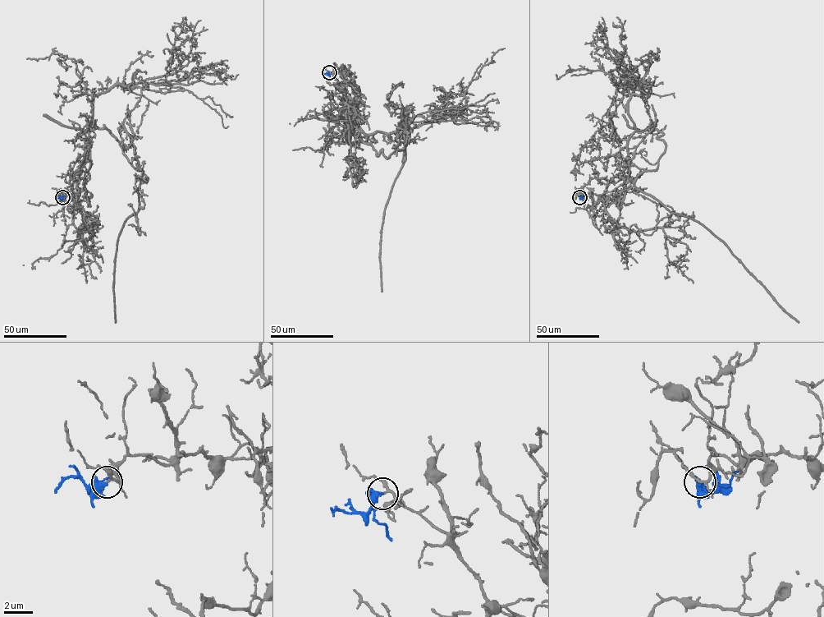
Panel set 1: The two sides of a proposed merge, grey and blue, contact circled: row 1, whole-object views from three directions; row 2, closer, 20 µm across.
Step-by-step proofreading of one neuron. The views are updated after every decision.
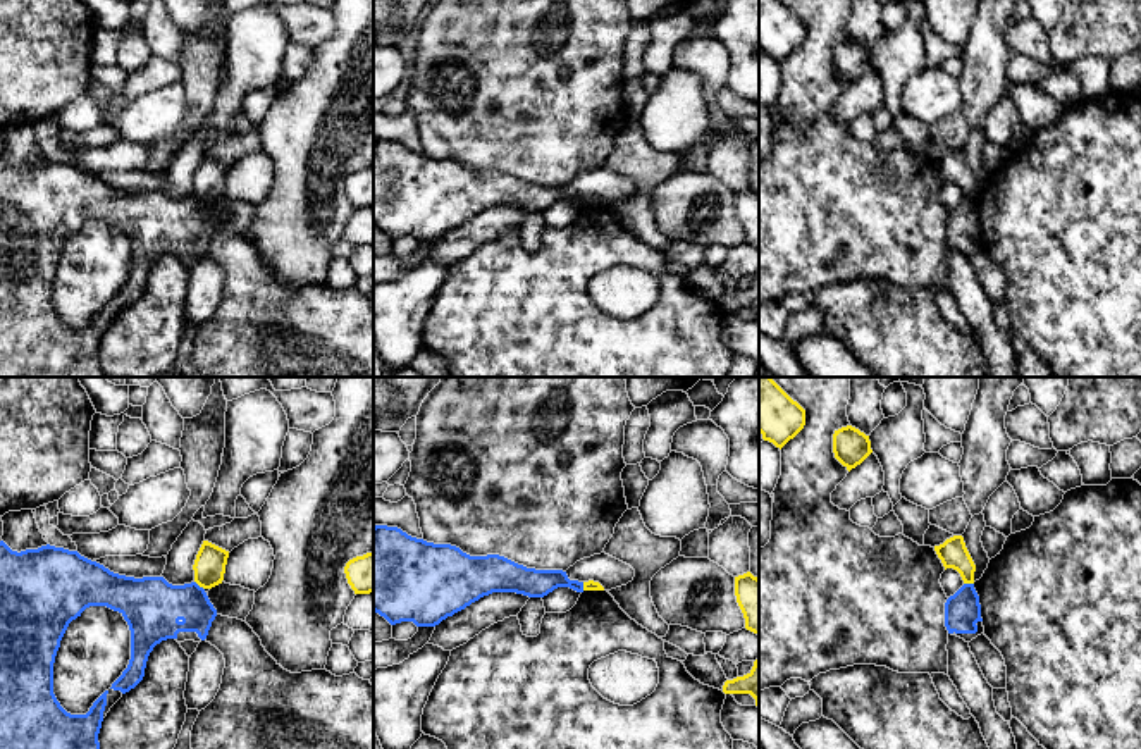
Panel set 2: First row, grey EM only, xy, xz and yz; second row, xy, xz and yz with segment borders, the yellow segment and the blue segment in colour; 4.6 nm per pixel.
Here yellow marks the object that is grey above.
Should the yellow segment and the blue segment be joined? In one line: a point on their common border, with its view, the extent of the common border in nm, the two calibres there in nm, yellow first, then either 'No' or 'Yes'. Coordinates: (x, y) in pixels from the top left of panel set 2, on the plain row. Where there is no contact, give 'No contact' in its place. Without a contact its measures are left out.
Touches yellow at xy (200, 200). Shared border 60 nm. Thickness 150 nm (yellow) against 280 nm. No

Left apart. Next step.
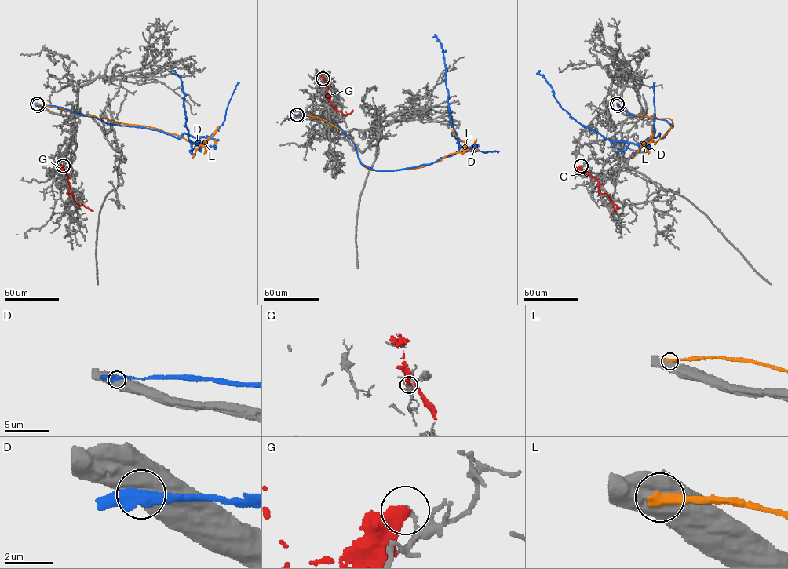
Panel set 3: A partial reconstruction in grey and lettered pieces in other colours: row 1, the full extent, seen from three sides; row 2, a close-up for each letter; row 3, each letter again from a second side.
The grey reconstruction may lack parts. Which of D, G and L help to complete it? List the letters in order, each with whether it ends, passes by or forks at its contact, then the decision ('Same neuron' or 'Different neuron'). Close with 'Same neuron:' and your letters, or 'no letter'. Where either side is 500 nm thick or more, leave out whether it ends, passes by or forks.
D: Different neuron
G: Different neuron
L: Different neuron
Same neuron: no letter

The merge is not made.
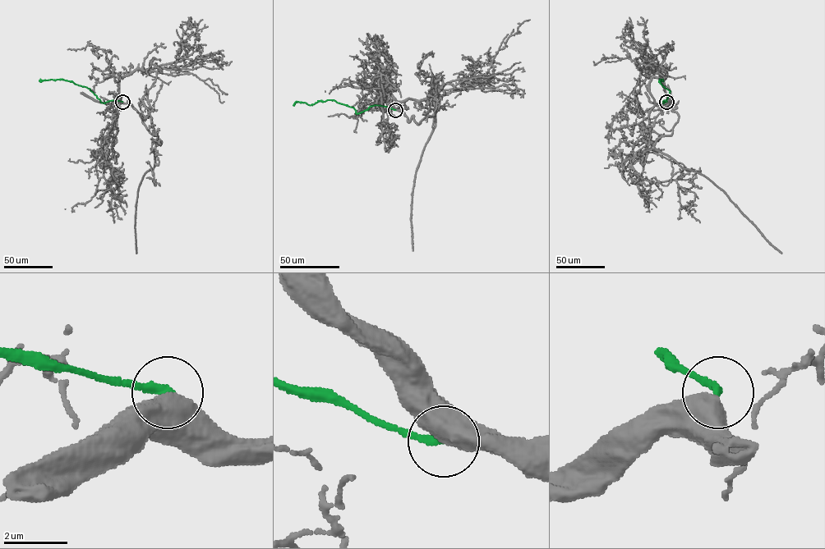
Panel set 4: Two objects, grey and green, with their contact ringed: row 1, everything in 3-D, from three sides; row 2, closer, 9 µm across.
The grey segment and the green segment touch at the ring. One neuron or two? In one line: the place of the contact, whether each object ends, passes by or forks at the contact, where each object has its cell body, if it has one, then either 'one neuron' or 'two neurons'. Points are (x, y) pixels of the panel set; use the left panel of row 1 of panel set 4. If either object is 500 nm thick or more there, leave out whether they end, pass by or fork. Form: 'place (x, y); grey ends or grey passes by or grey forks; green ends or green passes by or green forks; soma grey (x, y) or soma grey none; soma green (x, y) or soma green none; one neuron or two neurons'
place (122, 102); soma grey none; soma green none; two neurons

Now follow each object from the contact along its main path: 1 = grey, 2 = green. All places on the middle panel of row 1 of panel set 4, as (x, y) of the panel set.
1: (395, 109), (418, 124), (433, 115), (439, 98), (436, 94), (435, 127), (415, 179), (413, 250)
2: (395, 110), (374, 105), (357, 113), (352, 107), (333, 100), (318, 101), (310, 105), (297, 102), (295, 104)

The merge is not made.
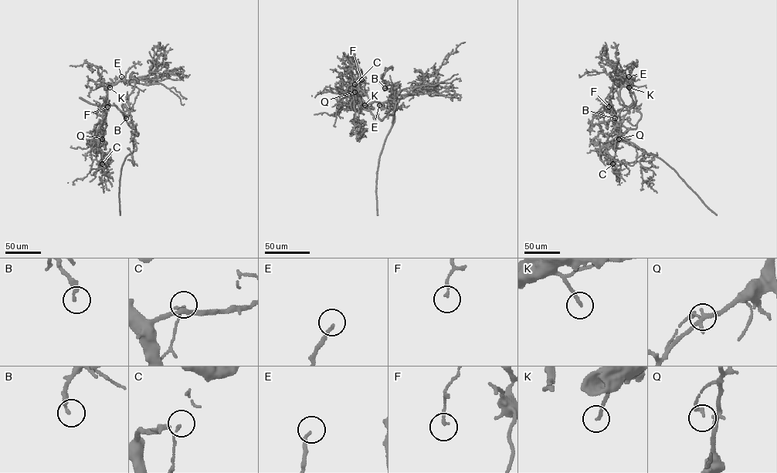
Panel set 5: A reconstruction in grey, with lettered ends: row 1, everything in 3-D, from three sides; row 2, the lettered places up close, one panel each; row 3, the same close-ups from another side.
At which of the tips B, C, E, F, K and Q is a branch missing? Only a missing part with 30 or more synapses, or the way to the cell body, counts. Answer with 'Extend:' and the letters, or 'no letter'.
Extend: B, E, K

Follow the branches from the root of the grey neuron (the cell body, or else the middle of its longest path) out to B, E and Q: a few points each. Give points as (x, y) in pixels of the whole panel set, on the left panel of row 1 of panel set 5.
B: (120, 110), (113, 105), (104, 106), (107, 86), (121, 80), (134, 82), (134, 89), (122, 106), (126, 118)
E: (120, 110), (113, 105), (104, 106), (107, 86), (116, 84), (121, 76)
Q: (120, 110), (113, 105), (103, 106), (103, 122), (100, 132), (102, 133), (102, 139)

